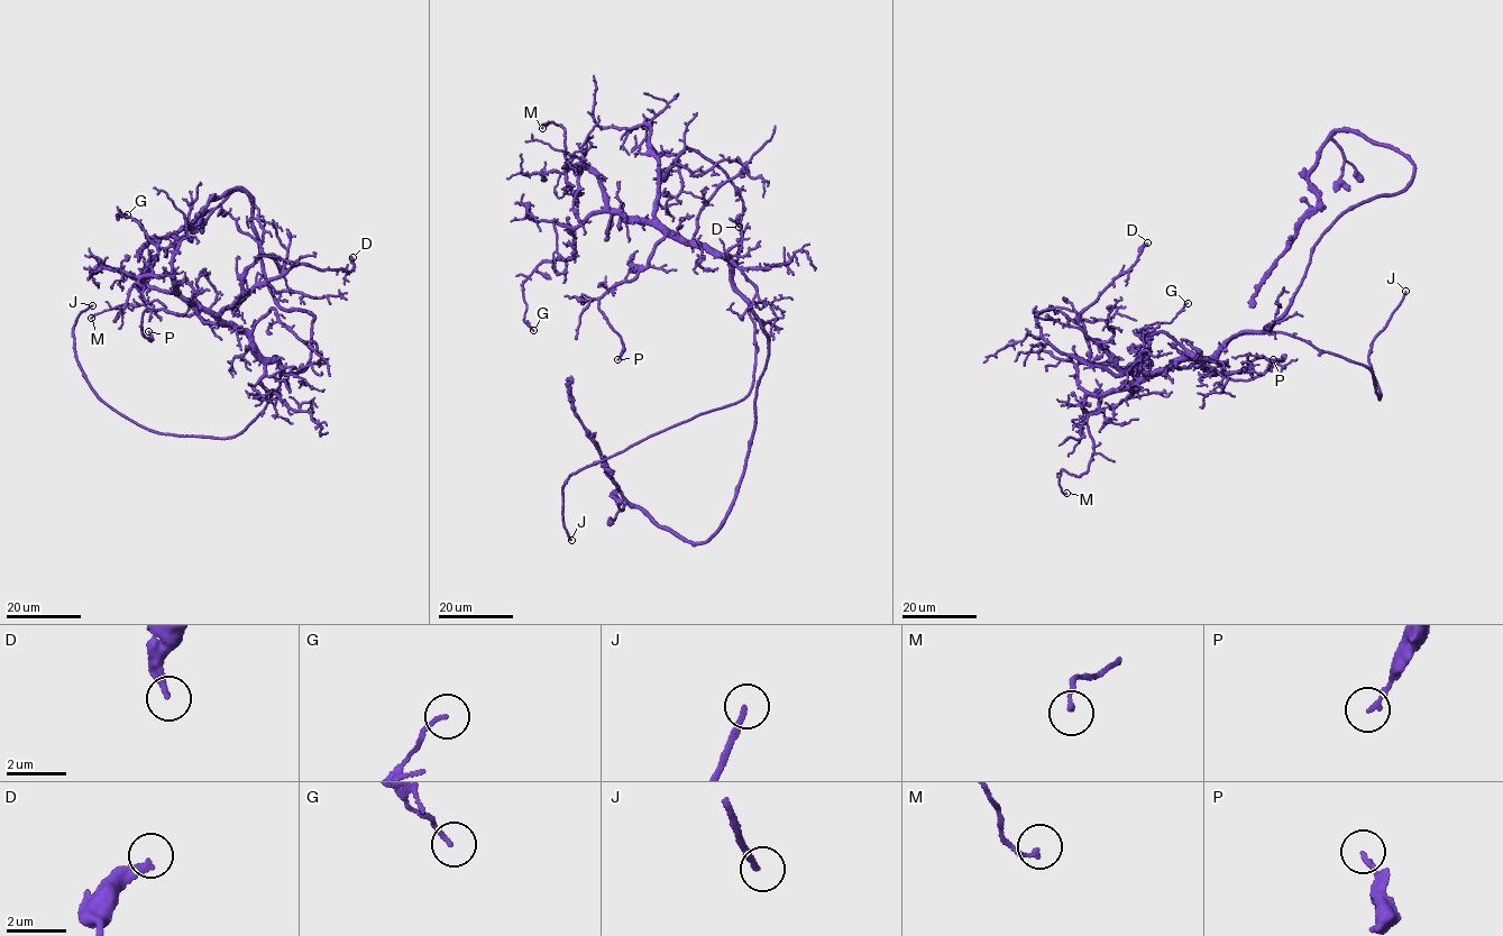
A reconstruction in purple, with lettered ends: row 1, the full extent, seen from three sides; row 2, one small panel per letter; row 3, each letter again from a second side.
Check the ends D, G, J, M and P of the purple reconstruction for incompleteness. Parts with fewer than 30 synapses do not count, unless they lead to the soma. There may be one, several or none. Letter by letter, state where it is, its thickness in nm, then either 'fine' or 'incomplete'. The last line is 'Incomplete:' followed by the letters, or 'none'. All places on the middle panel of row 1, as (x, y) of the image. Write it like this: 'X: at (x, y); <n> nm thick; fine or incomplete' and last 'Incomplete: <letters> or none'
D: at (739, 227); 260 nm thick; fine
G: at (533, 330); 120 nm thick; fine
J: at (571, 540); 160 nm thick; incomplete
M: at (542, 128); 140 nm thick; fine
P: at (617, 359); 150 nm thick; fine
Incomplete: J

